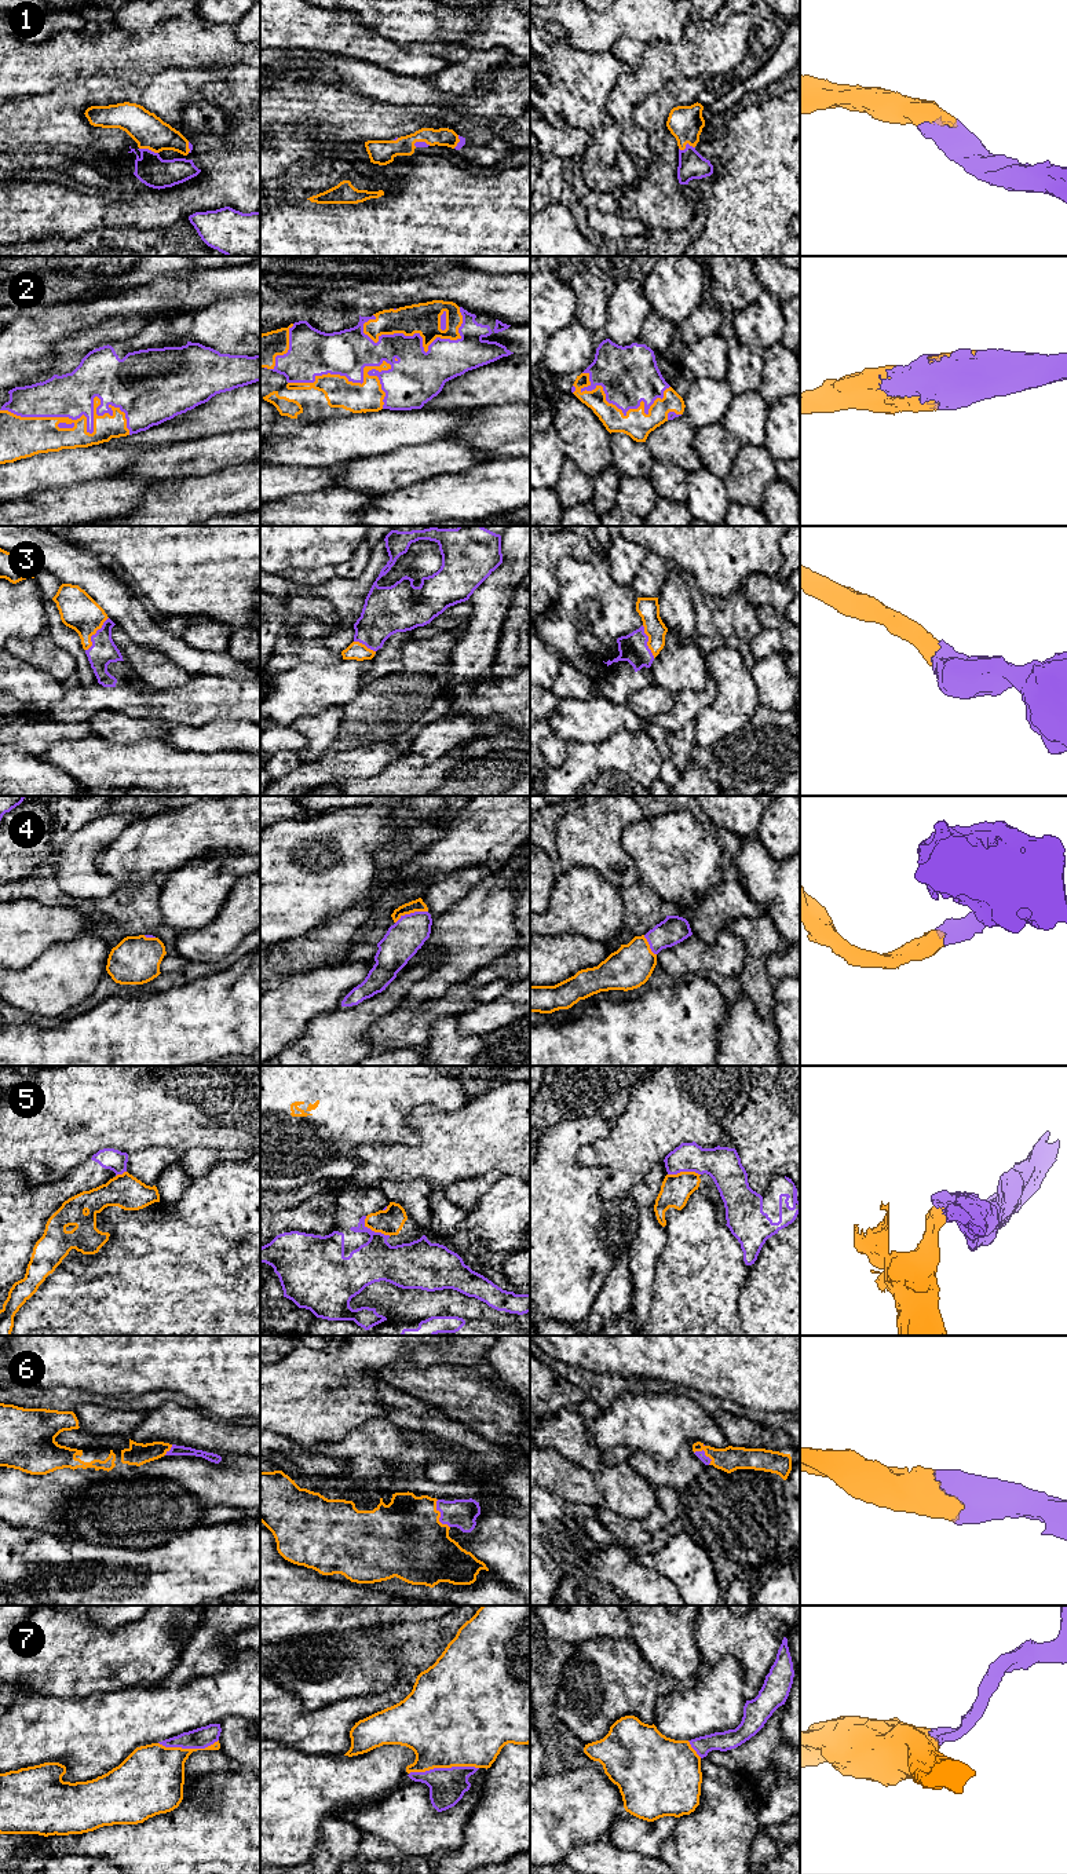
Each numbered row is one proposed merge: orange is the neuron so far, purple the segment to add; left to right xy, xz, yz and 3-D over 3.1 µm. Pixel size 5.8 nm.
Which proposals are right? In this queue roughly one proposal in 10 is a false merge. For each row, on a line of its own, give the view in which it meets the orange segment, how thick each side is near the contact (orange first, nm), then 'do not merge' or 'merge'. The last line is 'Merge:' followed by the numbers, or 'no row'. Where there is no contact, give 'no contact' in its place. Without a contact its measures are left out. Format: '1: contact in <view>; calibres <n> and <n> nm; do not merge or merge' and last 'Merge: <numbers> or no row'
1: contact in xy; calibres 200 and 180 nm; merge
2: contact in xy; calibres 180 and 260 nm; merge
3: contact in xy; calibres 220 and 150 nm; merge
4: contact in xz; calibres 70 and 200 nm; merge
5: contact in xz; calibres 160 and 240 nm; do not merge
6: contact in xz; calibres 460 and 170 nm; merge
7: contact in xz; calibres 500 and 200 nm; merge
Merge: 1, 2, 3, 4, 6, 7

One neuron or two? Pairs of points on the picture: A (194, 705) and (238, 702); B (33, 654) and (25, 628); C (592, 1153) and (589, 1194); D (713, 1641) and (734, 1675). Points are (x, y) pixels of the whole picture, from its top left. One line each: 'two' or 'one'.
A: one
B: two
C: two
D: two

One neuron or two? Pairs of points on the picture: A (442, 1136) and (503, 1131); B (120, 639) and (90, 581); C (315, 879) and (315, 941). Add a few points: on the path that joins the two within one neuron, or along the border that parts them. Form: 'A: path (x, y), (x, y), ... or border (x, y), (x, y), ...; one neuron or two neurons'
A: path (457, 1131), (488, 1131); one neuron
B: border (116, 624), (132, 640), (141, 645); two neurons
C: border (344, 912), (328, 916), (302, 936), (285, 939); two neurons

